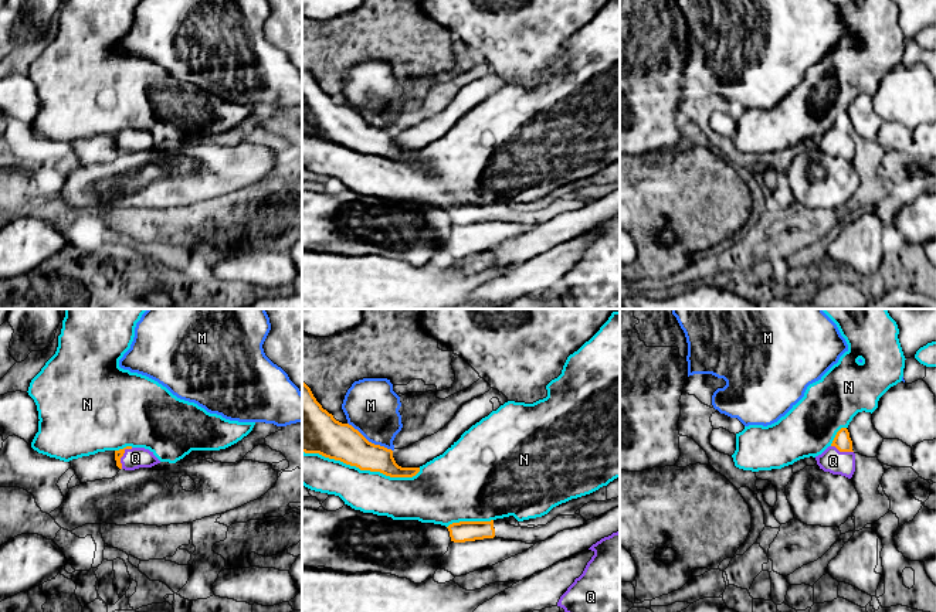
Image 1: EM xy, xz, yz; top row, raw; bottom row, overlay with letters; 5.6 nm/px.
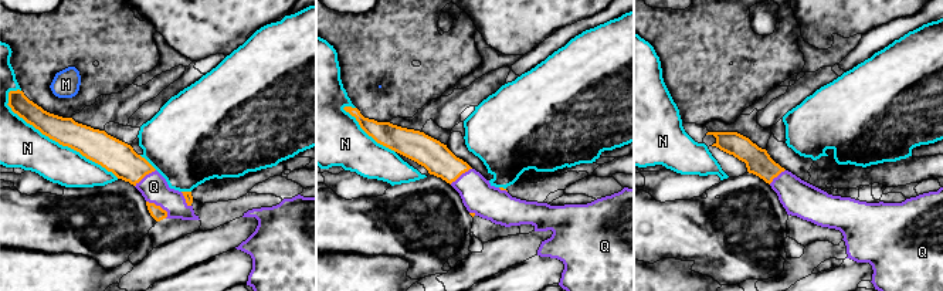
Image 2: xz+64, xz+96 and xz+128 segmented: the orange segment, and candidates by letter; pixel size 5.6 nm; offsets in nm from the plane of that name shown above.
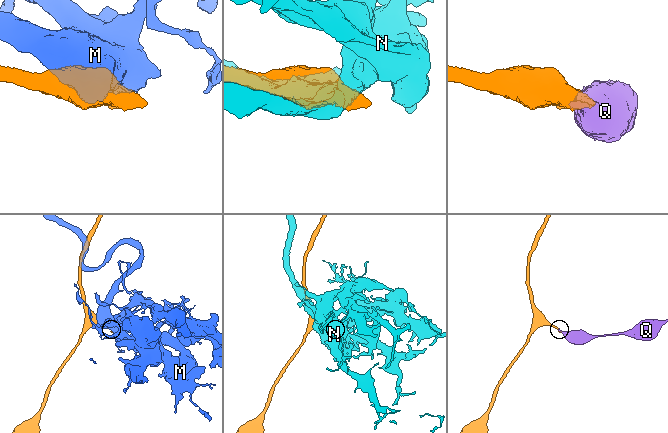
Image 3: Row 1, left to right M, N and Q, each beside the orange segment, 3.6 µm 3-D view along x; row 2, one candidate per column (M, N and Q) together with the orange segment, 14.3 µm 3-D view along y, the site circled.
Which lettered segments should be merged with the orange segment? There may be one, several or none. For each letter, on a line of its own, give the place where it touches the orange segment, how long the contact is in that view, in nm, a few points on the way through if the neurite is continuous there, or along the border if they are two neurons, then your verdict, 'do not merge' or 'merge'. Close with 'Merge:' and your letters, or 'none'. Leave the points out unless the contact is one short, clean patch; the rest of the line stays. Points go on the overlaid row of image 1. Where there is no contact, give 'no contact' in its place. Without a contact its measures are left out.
M: meets orange in xz at (370, 442); contact 300 nm long; do not merge
N: meets orange in xz at (362, 469); contact 700 nm long; do not merge
Q: meets orange in xy at (122, 455); contact 140 nm long; runs through xy (118, 454), (122, 455), (135, 458); merge
Merge: Q

